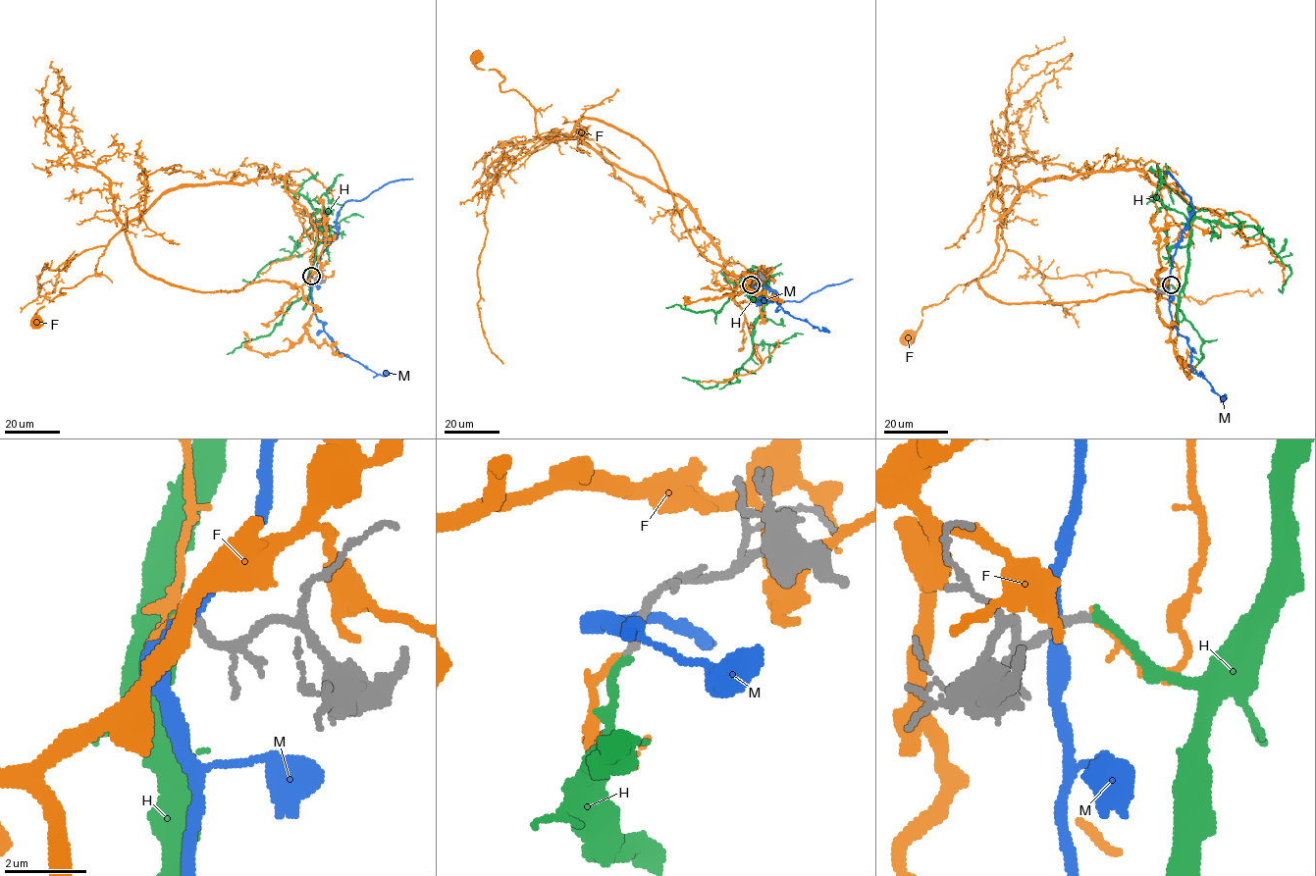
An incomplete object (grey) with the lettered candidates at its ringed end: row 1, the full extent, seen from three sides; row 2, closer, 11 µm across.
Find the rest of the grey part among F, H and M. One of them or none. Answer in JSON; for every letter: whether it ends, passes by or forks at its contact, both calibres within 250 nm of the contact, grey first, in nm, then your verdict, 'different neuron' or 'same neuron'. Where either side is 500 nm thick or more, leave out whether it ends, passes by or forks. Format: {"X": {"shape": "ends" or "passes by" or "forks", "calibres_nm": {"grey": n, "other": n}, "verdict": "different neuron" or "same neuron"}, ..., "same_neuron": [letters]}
{"F": {"shape": "ends", "calibres_nm": {"grey": 200, "other": 170}, "verdict": "different neuron"}, "H": {"shape": "ends", "calibres_nm": {"grey": 240, "other": 240}, "verdict": "same neuron"}, "M": {"shape": "passes by", "calibres_nm": {"grey": 280, "other": 280}, "verdict": "different neuron"}, "same_neuron": ["H"]}

